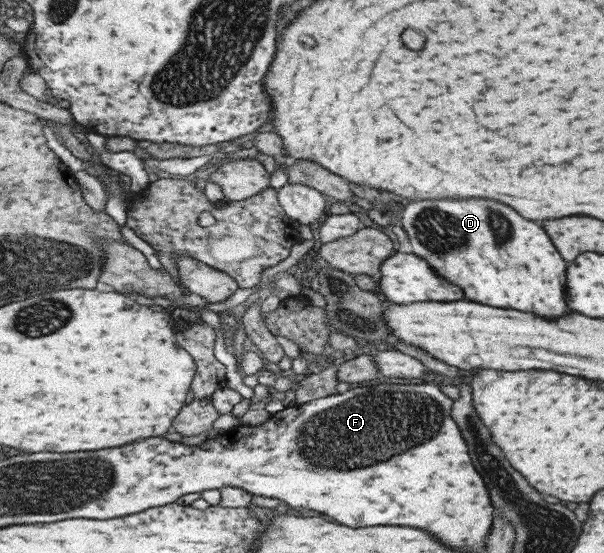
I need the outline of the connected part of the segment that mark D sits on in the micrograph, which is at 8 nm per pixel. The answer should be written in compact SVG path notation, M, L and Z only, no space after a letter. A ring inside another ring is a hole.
M439 199L437 205L435 201L411 201L403 208L399 225L407 234L411 254L424 259L439 277L461 287L467 301L501 309L517 309L525 313L535 313L539 317L561 317L569 311L563 293L565 261L557 255L545 231L533 221L519 217L511 207L491 199ZM435 209L439 209L447 217L435 217Z

